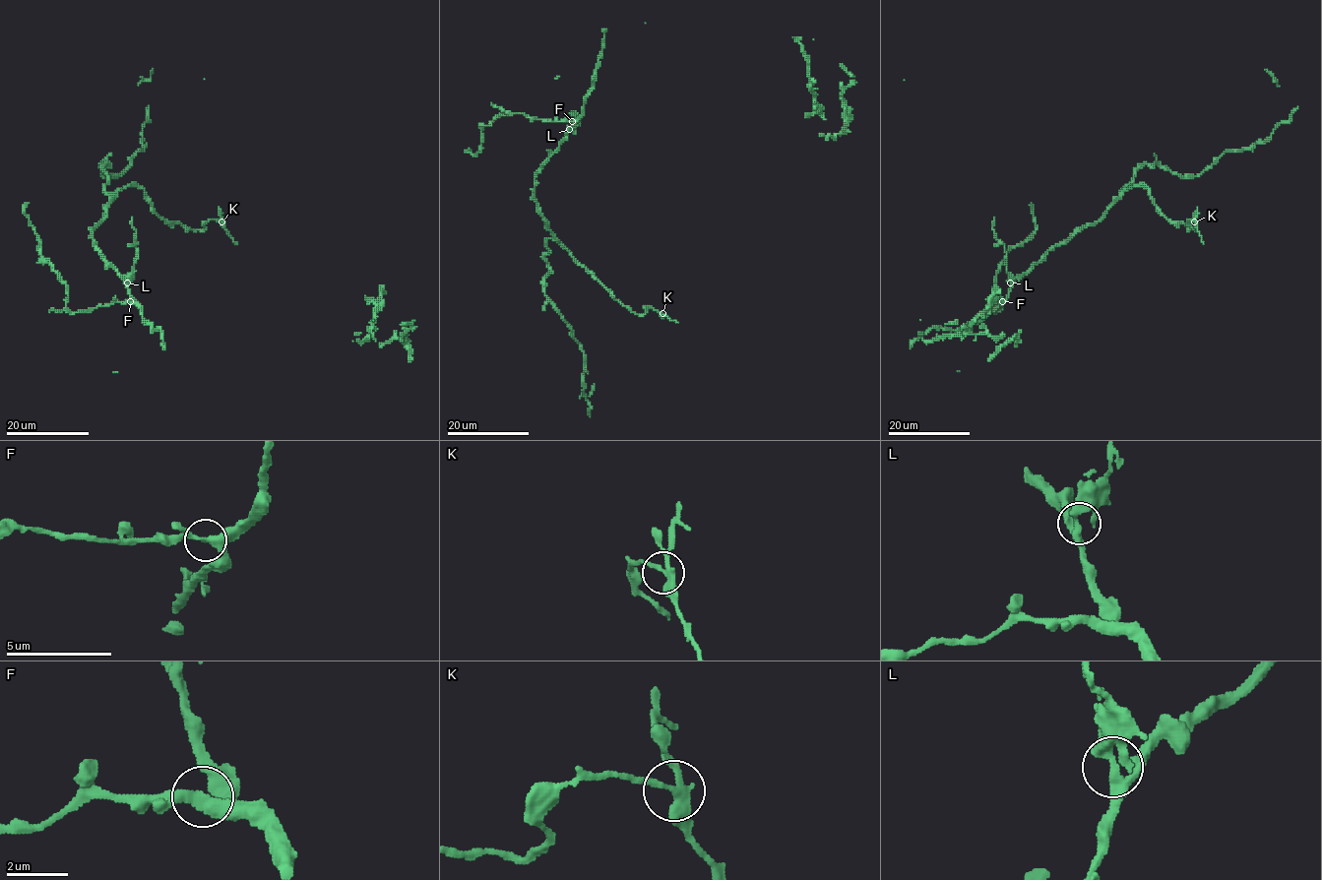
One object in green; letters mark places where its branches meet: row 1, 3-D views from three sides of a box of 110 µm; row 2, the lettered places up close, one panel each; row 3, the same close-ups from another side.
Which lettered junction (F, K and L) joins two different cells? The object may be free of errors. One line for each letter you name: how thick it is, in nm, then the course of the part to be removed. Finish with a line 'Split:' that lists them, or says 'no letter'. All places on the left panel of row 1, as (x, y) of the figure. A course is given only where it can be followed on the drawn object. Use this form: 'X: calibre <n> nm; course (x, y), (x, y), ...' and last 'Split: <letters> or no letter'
K: calibre 280 nm; course (222, 221), (237, 244)
Split: K

